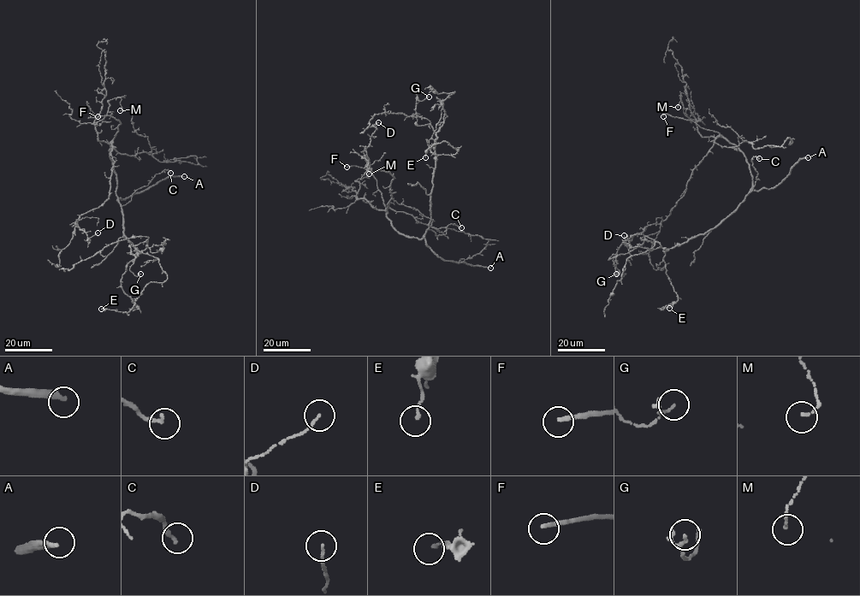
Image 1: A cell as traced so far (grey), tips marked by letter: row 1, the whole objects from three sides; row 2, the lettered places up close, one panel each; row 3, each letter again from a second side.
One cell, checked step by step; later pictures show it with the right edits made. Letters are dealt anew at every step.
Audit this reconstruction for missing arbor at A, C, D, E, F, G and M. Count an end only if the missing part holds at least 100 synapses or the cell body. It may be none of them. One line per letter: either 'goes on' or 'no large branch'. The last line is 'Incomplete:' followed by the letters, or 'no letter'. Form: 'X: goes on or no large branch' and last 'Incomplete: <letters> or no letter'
A: goes on
C: no large branch
D: no large branch
E: no large branch
F: goes on
G: no large branch
M: no large branch
Incomplete: A, F

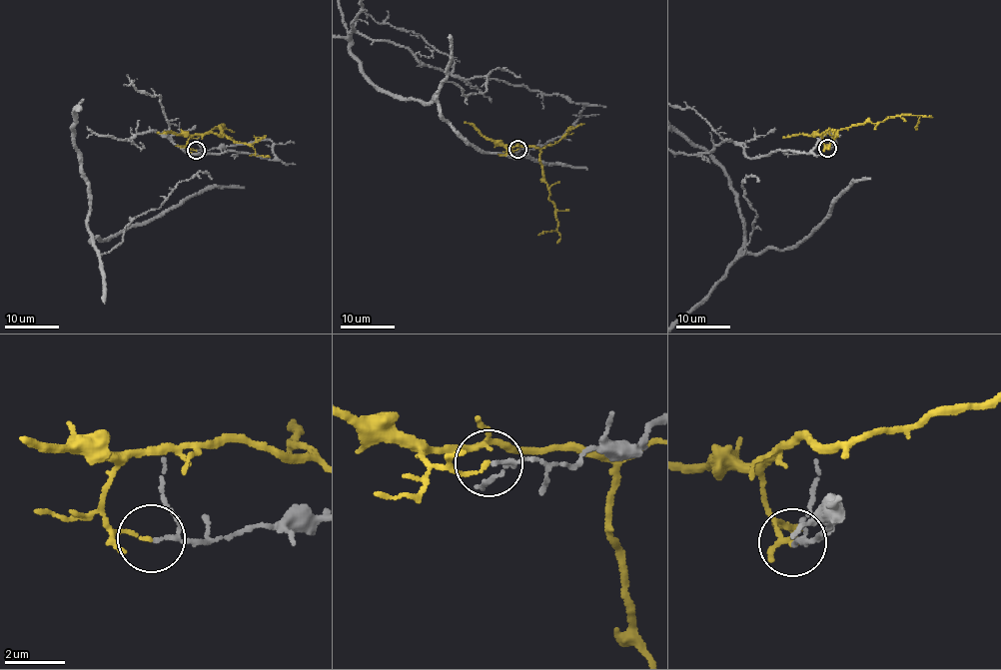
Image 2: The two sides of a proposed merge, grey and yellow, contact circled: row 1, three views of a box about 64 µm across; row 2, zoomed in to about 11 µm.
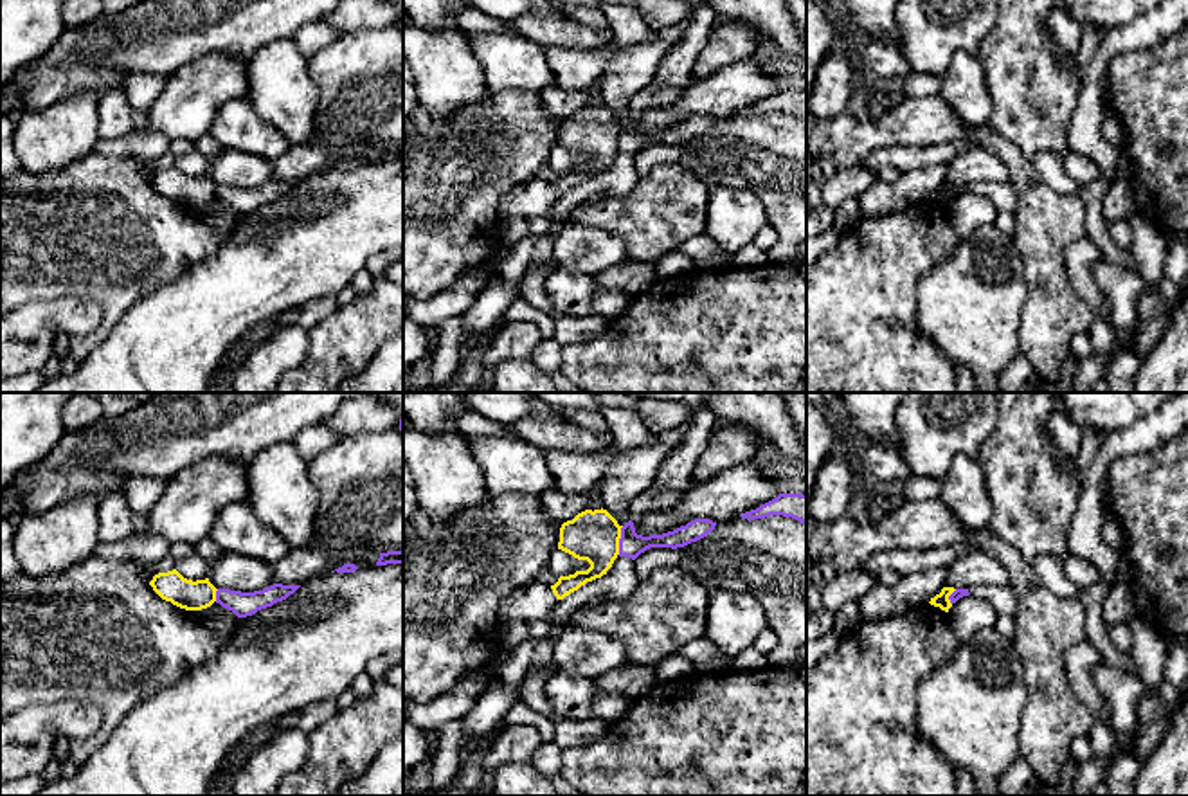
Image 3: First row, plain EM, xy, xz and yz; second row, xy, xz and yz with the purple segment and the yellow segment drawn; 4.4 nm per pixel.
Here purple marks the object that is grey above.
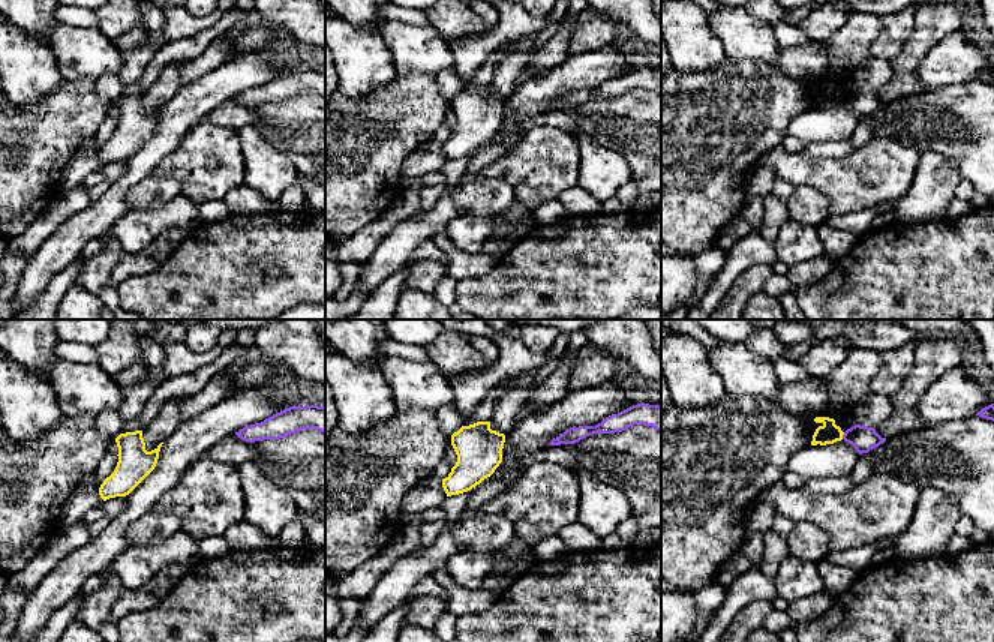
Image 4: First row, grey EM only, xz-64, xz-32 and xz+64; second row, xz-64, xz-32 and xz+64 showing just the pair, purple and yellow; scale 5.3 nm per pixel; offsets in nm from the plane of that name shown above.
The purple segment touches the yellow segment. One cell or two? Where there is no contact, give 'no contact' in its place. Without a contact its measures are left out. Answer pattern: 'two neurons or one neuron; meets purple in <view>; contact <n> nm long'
two neurons; meets purple in xz; contact 130 nm long

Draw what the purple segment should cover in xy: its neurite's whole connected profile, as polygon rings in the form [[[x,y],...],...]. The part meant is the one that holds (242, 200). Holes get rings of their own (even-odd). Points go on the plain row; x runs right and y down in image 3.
[[[274,180],[263,187],[254,187],[254,189],[218,185],[216,200],[232,207],[238,214],[247,214],[261,205],[272,204],[274,200],[286,196],[299,184],[301,182]]]

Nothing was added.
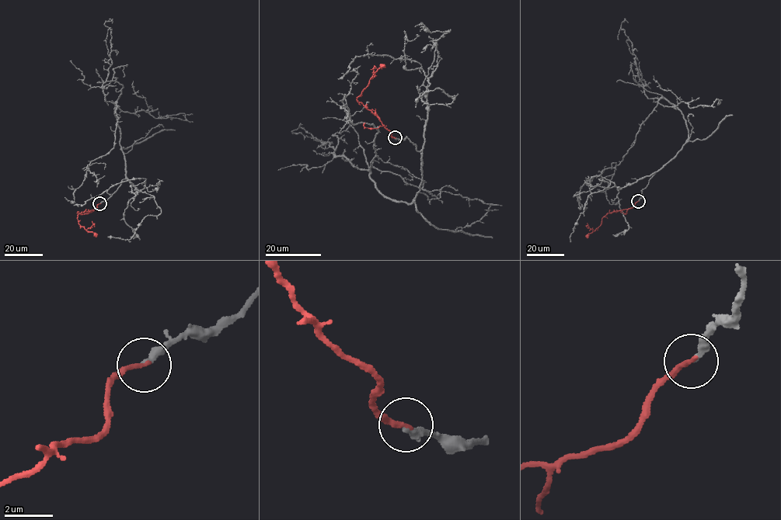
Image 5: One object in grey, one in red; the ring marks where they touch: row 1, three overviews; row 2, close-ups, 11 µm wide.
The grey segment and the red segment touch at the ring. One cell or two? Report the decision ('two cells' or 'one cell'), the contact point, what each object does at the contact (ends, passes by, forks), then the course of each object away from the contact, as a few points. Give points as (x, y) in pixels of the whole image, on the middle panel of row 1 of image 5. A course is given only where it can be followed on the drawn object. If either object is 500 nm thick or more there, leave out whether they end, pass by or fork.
one cell | (395, 137) | grey ends | red ends | grey via (395, 138), (421, 152), (409, 203), (371, 178), (373, 125), (352, 123), (341, 105), (339, 133) | red via (395, 138), (376, 116), (357, 99), (374, 76), (374, 66), (378, 68)

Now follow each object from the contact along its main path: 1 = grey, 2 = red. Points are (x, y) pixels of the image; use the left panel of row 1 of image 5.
1: (99, 203), (126, 178), (116, 102), (113, 147), (91, 161), (82, 183), (73, 193), (73, 202), (64, 197)
2: (99, 203), (95, 209), (81, 212), (78, 215), (78, 223), (85, 229), (92, 223), (95, 227)

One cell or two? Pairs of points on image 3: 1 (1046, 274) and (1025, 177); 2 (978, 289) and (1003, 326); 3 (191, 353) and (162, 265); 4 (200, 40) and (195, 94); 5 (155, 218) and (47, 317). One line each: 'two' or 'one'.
1: one
2: one
3: two
4: two
5: two

